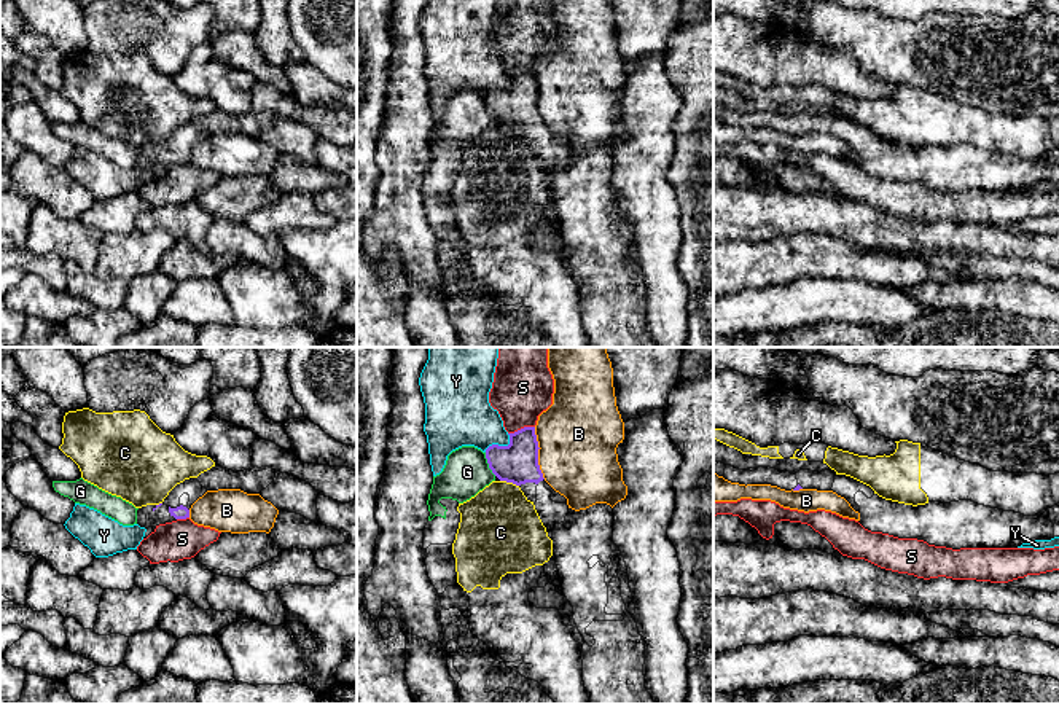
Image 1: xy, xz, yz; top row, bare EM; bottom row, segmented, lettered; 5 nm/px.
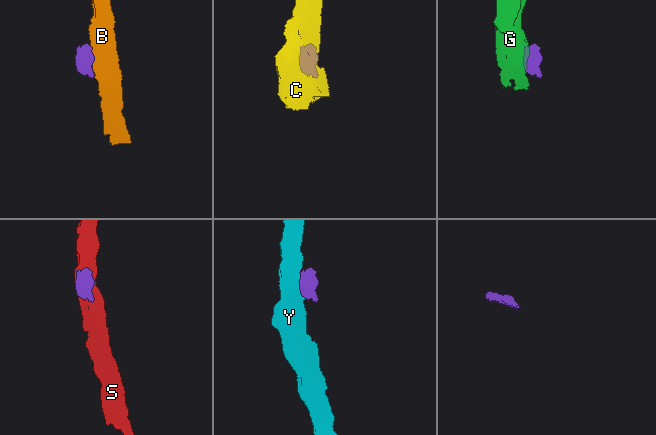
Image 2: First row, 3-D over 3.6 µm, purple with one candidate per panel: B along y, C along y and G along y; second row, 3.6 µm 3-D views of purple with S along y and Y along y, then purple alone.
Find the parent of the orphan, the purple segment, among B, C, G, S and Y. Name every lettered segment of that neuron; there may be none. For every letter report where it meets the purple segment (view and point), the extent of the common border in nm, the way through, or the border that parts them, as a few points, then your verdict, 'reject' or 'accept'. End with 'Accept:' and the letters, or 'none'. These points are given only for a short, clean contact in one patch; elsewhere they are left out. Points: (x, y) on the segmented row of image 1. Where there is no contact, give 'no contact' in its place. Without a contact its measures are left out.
B: xz (537, 453) | 280 nm | along xz (534, 427), (539, 469), (545, 478) | reject
C: xz (510, 481) | 100 nm | along xz (500, 480), (518, 486) | reject
G: xz (488, 462) | 130 nm | along xz (484, 453), (488, 467), (496, 475) | reject
S: xz (521, 429) | 140 nm | along xz (534, 426), (524, 426), (508, 434) | reject
Y: xz (500, 446) | 160 nm | along xz (510, 435), (507, 445), (492, 445), (484, 451) | reject
Accept: none

